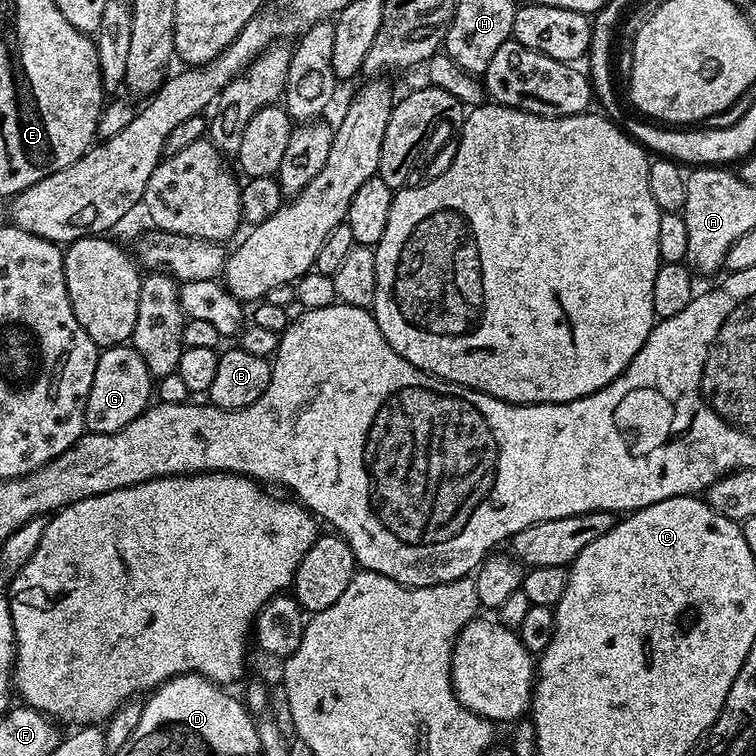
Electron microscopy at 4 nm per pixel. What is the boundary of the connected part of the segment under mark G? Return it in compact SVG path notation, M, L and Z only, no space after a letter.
M118 344L115 348L106 348L100 352L98 362L94 366L94 382L90 382L90 398L86 398L84 426L88 432L117 432L122 430L134 418L145 412L154 400L154 378L142 362L142 354L138 354L128 344Z

